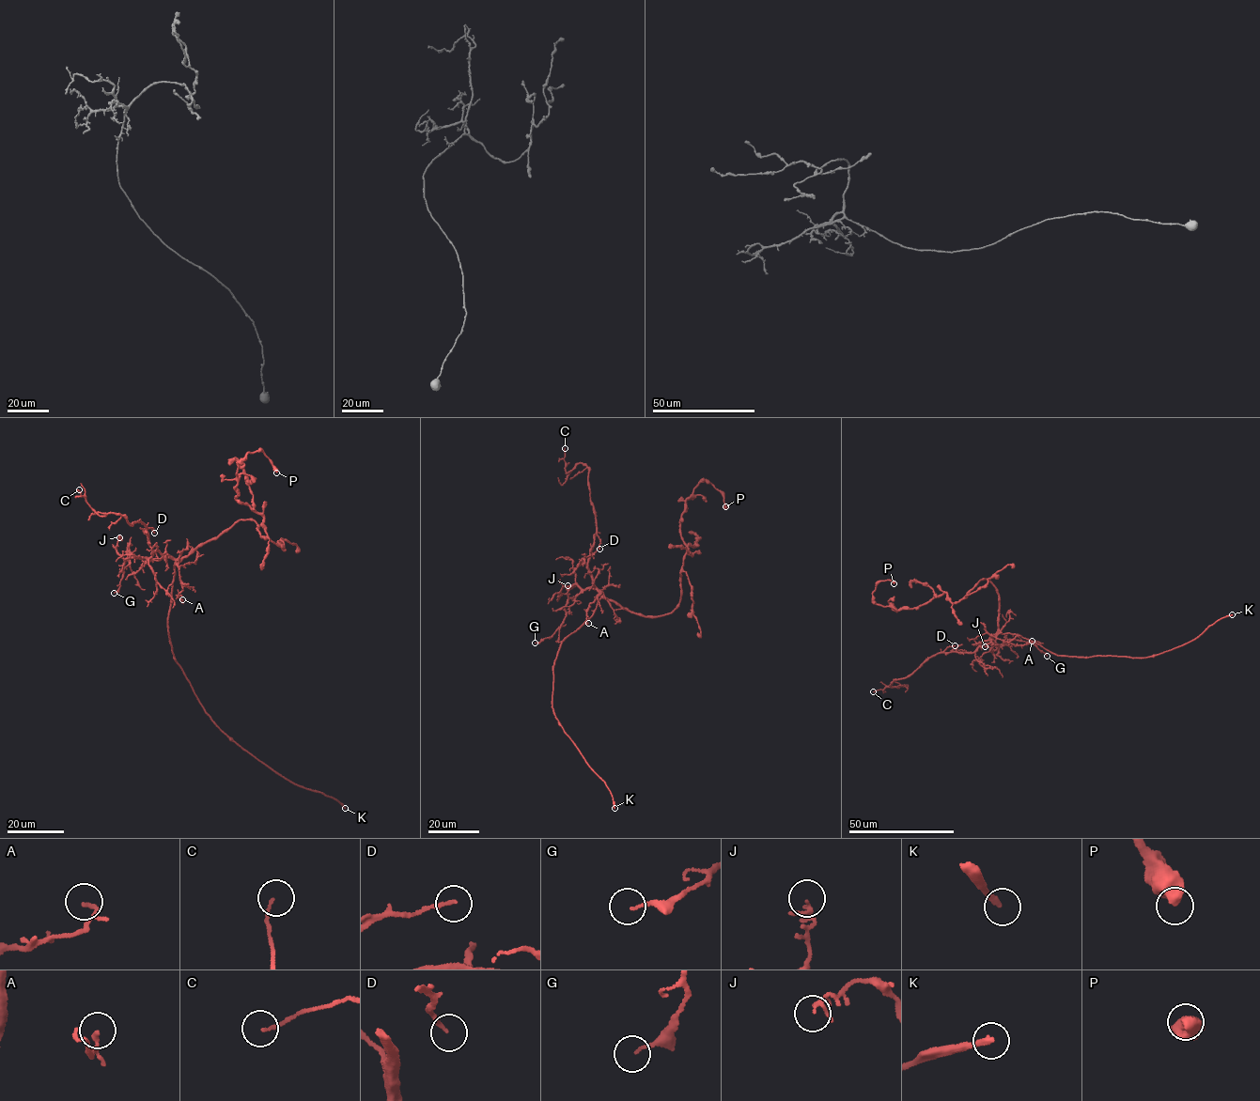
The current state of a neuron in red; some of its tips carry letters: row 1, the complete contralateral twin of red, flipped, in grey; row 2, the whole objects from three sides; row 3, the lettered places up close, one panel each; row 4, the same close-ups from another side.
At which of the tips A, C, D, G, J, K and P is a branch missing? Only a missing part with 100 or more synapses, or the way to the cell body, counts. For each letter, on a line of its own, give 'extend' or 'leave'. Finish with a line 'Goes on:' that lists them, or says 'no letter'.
A: leave
C: leave
D: leave
G: leave
J: leave
K: extend
P: leave
Goes on: K

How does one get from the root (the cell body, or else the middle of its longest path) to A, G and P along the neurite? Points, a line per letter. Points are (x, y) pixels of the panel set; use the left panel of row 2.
A: (174, 574), (176, 561), (182, 587), (178, 597), (182, 602), (182, 599)
G: (174, 574), (173, 557), (136, 558), (127, 550), (129, 560), (114, 593)
P: (174, 574), (176, 561), (239, 519), (266, 537), (263, 518), (234, 498), (236, 473), (259, 450), (276, 472)

